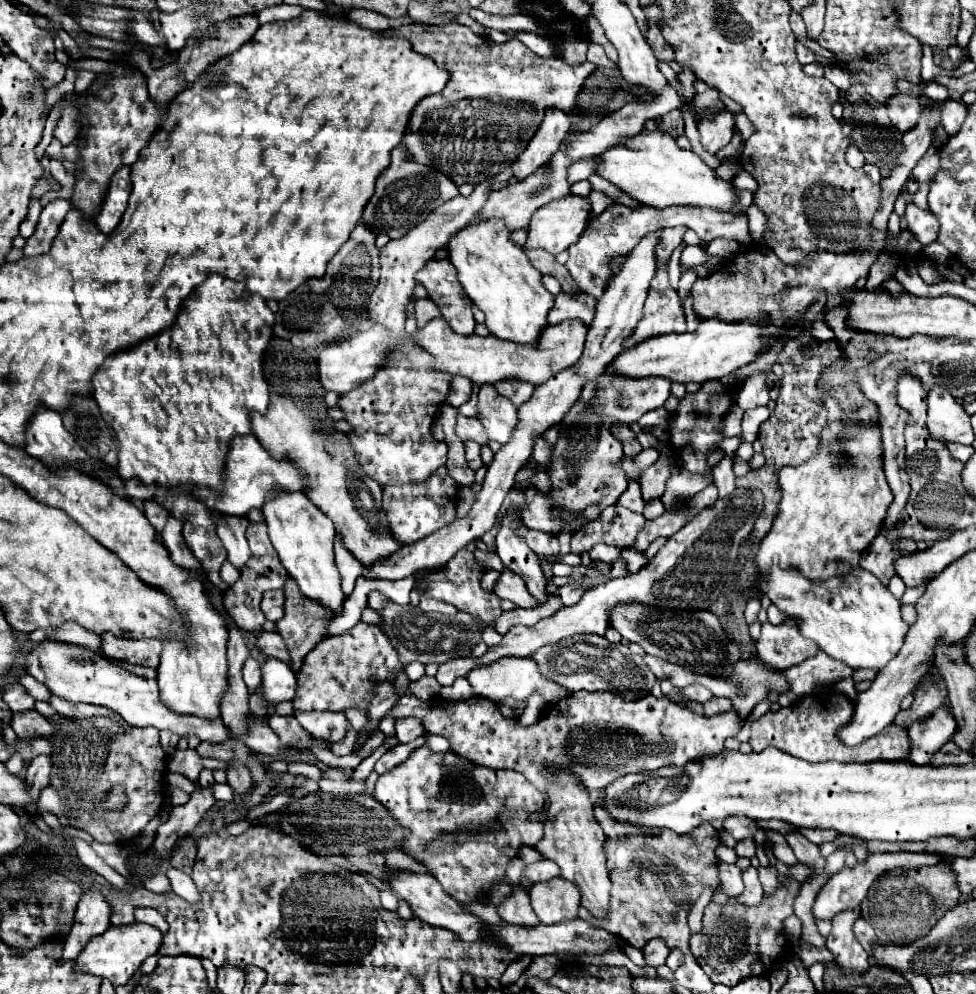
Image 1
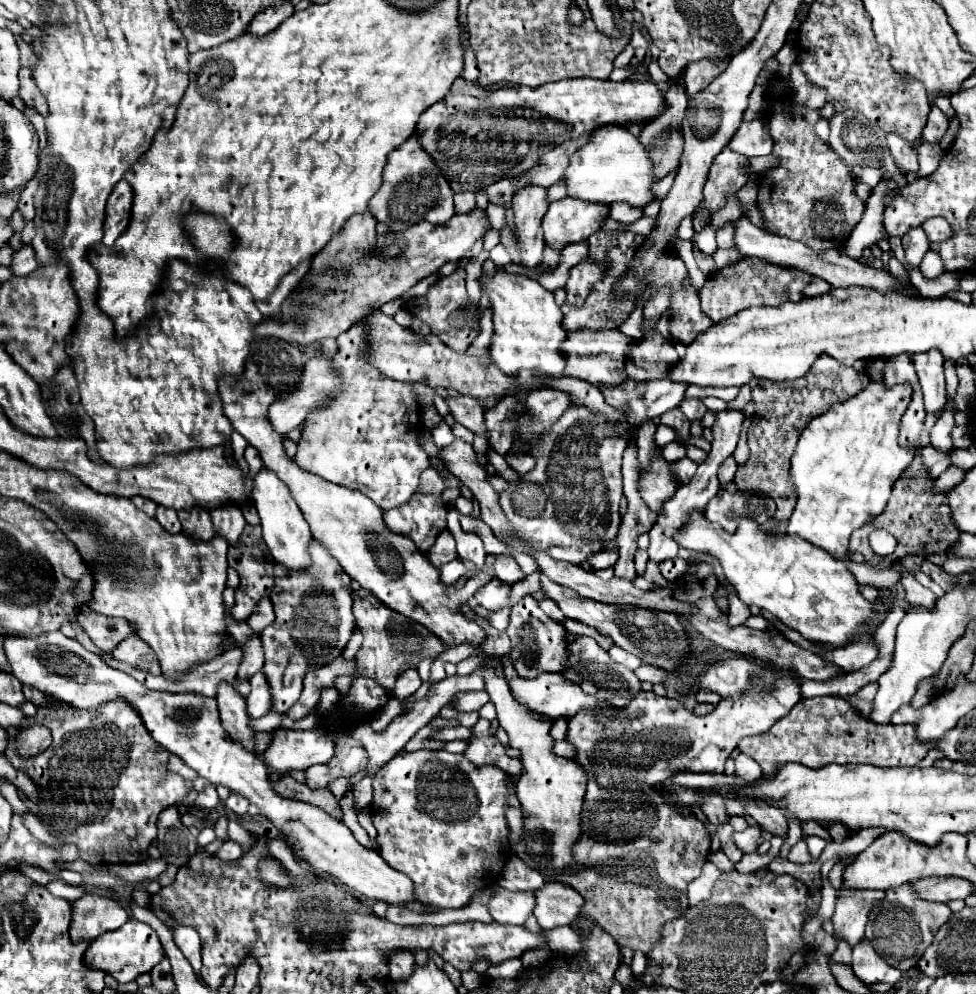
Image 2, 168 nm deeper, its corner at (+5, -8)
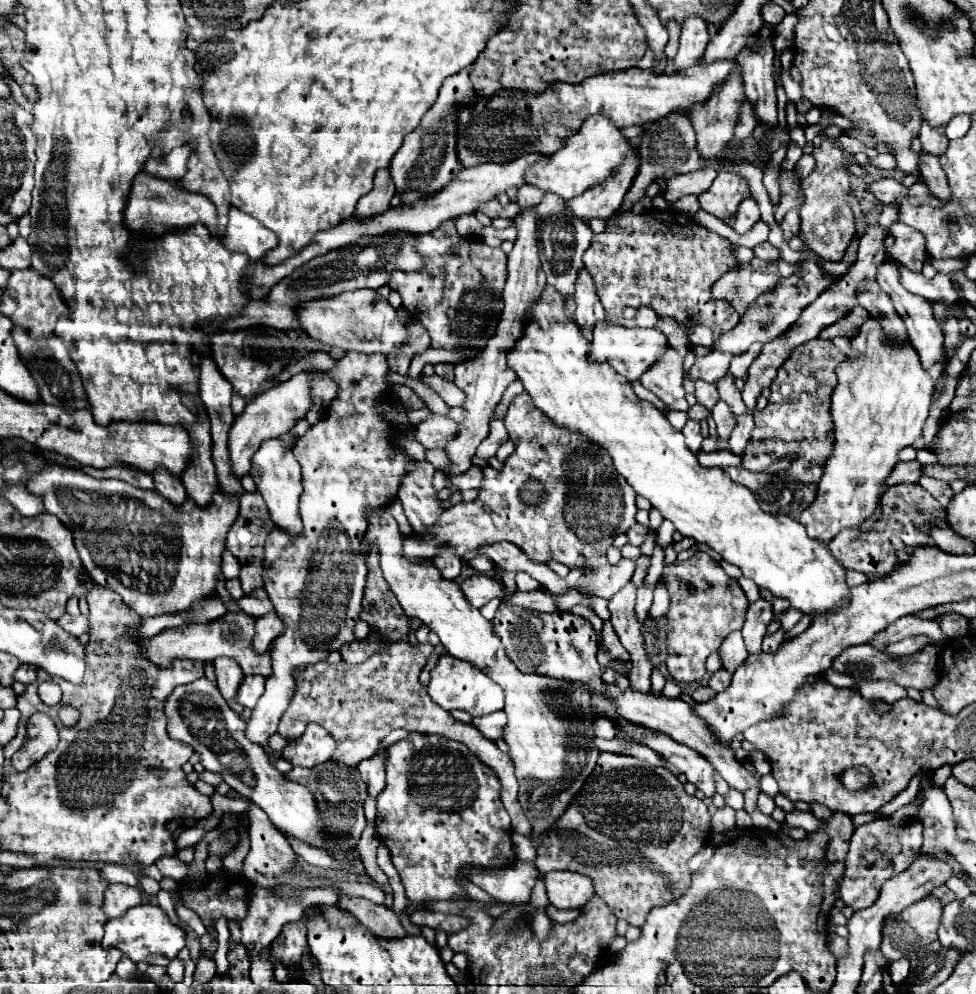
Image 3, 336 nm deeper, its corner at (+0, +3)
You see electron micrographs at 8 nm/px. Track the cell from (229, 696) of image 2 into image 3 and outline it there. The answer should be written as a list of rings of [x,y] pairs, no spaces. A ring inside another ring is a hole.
[[[230,657],[214,659],[214,667],[216,667],[216,679],[218,679],[218,689],[220,689],[222,697],[224,699],[234,699],[236,691],[238,691],[238,685],[244,677],[242,669]]]

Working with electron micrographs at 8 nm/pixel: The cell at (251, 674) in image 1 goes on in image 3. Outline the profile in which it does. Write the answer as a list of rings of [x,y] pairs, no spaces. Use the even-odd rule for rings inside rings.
[[[270,611],[256,619],[256,637],[254,637],[254,651],[266,653],[270,649],[272,639],[282,635],[282,619],[278,619],[276,611]]]

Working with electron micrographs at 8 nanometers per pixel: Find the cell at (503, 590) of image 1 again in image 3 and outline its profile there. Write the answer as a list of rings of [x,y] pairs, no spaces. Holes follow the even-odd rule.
[[[476,573],[466,575],[466,577],[458,577],[456,579],[462,587],[462,593],[466,595],[468,603],[476,609],[480,609],[482,605],[486,605],[490,599],[498,597],[502,593],[502,585],[490,577],[480,577]]]

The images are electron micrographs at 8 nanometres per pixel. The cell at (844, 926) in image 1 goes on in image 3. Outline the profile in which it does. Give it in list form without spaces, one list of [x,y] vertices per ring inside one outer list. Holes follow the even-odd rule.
[[[914,799],[892,817],[860,825],[854,831],[846,857],[846,873],[840,883],[840,897],[854,911],[870,907],[878,899],[882,883],[892,875],[906,871],[906,867],[914,863],[914,851],[922,847],[922,819],[918,819],[918,811],[920,805]]]

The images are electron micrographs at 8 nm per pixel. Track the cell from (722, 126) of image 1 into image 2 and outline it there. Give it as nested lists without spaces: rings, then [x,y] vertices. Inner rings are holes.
[[[725,148],[717,158],[713,158],[713,166],[709,168],[709,176],[705,182],[705,198],[701,202],[709,212],[719,210],[725,204],[727,194],[735,194],[749,178],[749,160],[733,150]]]

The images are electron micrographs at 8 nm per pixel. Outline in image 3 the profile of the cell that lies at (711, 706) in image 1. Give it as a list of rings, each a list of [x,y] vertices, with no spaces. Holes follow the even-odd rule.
[[[696,687],[694,693],[692,693],[692,699],[694,699],[696,703],[704,703],[704,701],[714,699],[714,697],[716,697],[716,691],[710,689],[710,687]]]

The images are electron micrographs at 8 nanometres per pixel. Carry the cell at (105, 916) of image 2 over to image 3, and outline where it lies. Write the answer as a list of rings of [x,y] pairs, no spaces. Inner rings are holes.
[[[110,885],[104,893],[104,913],[108,919],[122,917],[130,907],[136,907],[142,903],[142,893],[138,887],[128,885]]]

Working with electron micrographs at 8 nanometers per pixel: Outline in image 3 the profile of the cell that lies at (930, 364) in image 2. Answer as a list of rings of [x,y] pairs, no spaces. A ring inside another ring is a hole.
[[[886,259],[878,265],[878,273],[876,273],[876,281],[880,283],[880,287],[892,297],[892,303],[898,311],[898,315],[904,319],[906,323],[906,331],[910,337],[910,343],[914,345],[914,349],[920,355],[920,361],[924,367],[930,367],[932,363],[942,359],[942,343],[944,343],[944,335],[942,329],[938,327],[938,321],[934,319],[934,311],[930,311],[930,303],[926,299],[922,299],[920,295],[914,295],[910,291],[906,291],[900,285],[900,275],[898,275],[898,267],[894,267],[894,263],[886,263]]]

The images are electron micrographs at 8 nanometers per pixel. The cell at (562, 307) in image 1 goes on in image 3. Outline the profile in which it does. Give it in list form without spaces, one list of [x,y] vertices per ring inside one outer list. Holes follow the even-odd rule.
[[[676,209],[652,211],[652,213],[642,213],[642,215],[624,213],[618,219],[610,217],[606,231],[600,235],[594,235],[594,243],[590,245],[588,251],[585,251],[583,262],[585,269],[593,277],[597,295],[606,309],[606,319],[615,324],[629,325],[629,319],[624,316],[624,307],[638,309],[642,305],[648,305],[662,315],[682,305],[682,323],[690,321],[690,327],[708,325],[716,333],[726,333],[724,325],[728,327],[730,321],[738,323],[738,313],[734,313],[728,303],[714,299],[710,293],[710,287],[726,271],[730,271],[730,267],[738,267],[738,259],[734,255],[730,241],[720,237],[718,233],[708,231],[706,227],[698,225],[692,217]]]

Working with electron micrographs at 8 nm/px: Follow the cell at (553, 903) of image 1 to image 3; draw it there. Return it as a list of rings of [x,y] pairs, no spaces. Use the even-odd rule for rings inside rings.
[[[550,871],[544,875],[548,899],[556,909],[582,909],[592,897],[594,887],[586,875],[572,871]]]

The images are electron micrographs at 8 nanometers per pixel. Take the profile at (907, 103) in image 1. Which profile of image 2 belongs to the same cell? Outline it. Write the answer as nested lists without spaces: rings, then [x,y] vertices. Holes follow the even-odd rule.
[[[887,134],[887,146],[895,158],[895,164],[905,172],[917,172],[919,170],[919,154],[911,142],[905,142],[901,134]]]

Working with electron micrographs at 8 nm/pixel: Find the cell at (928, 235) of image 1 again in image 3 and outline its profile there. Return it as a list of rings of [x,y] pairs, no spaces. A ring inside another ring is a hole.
[[[894,223],[890,231],[894,237],[894,245],[890,247],[888,255],[904,267],[910,267],[910,271],[922,271],[922,265],[926,261],[926,243],[922,233],[902,223]]]

